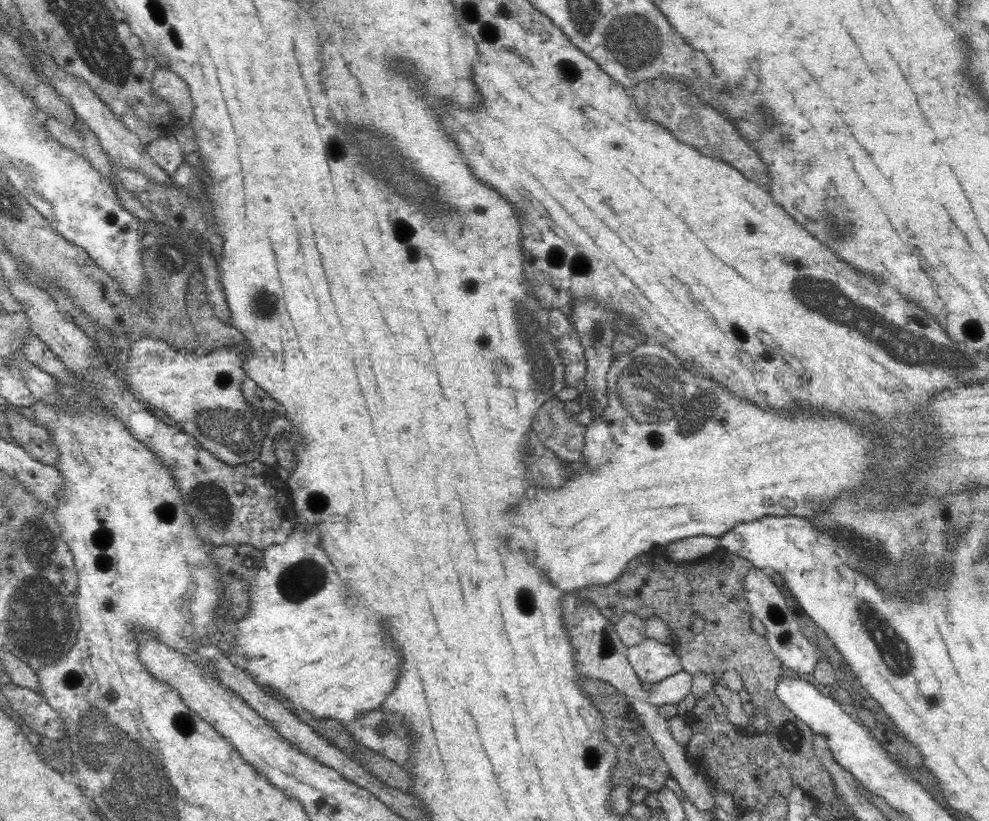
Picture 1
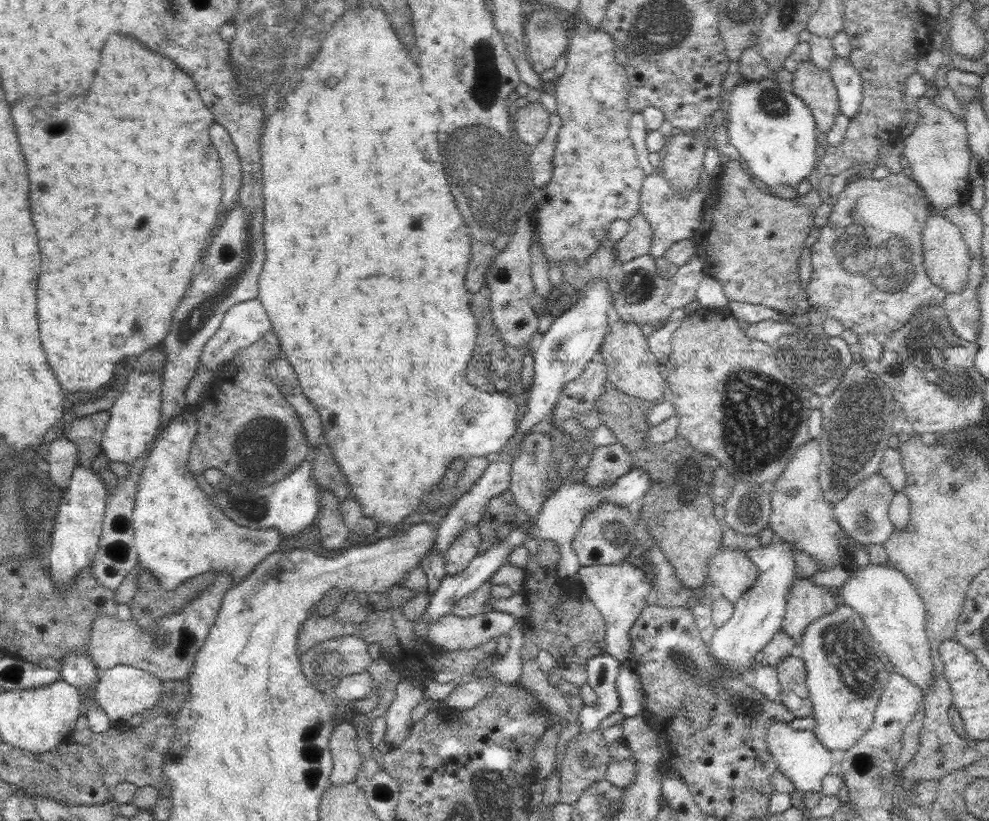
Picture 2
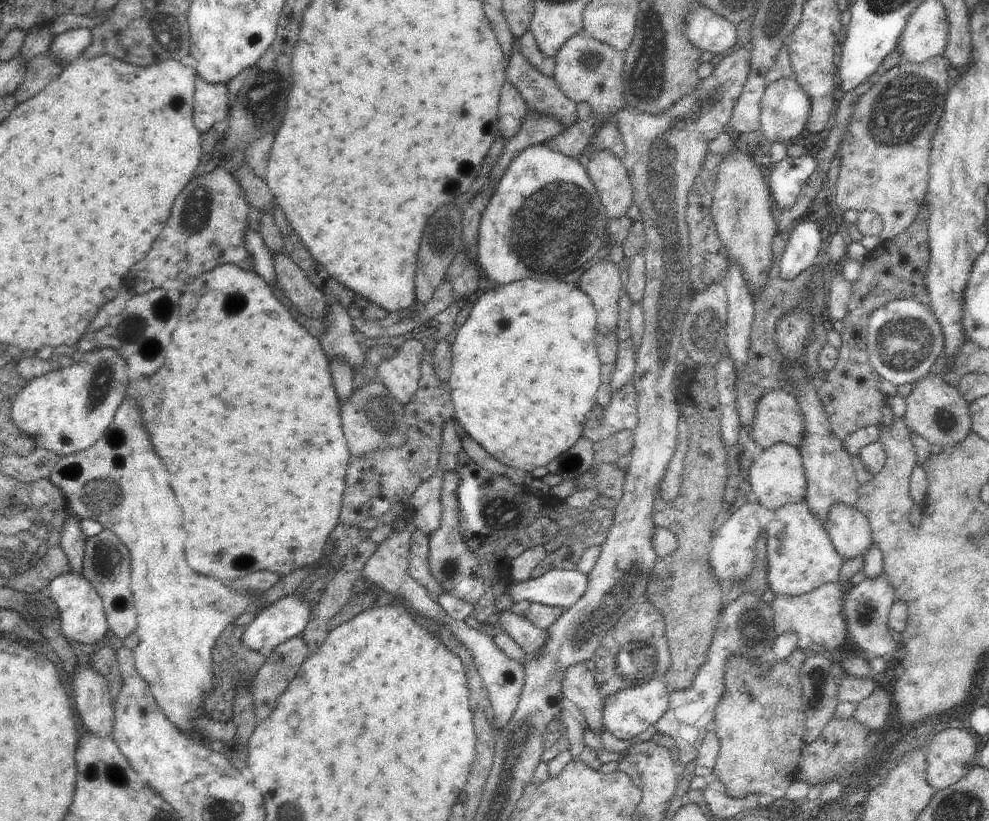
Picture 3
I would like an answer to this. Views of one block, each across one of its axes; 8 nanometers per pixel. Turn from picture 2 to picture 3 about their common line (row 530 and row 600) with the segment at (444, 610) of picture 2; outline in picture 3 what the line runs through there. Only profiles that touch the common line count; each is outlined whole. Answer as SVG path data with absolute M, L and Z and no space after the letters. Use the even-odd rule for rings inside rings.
M577 568L575 570L549 570L545 572L543 576L539 578L529 578L521 584L511 584L507 588L509 592L509 600L515 604L515 602L521 602L521 600L527 600L529 604L543 604L543 606L555 606L555 608L571 608L587 590L587 576L583 572L579 572Z

